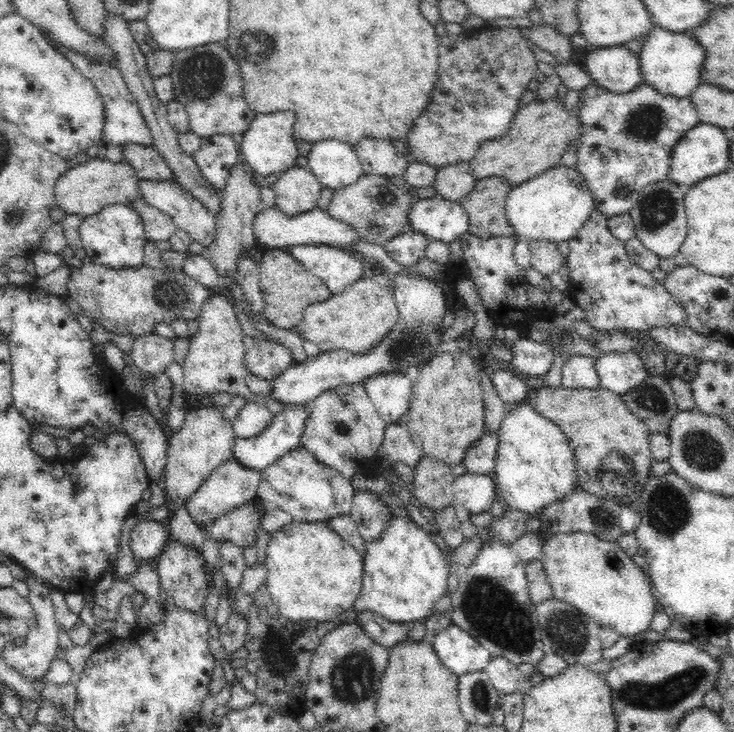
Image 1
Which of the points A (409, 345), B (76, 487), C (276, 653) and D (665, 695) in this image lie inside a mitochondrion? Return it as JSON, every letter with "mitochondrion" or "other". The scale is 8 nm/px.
{"A":"mitochondrion","B":"other","C":"mitochondrion","D":"mitochondrion"}

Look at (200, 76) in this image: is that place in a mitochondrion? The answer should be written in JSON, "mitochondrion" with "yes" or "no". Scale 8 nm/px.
{"mitochondrion":"yes"}

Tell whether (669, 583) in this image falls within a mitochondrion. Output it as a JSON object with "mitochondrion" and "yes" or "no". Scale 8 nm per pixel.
{"mitochondrion":"no"}

